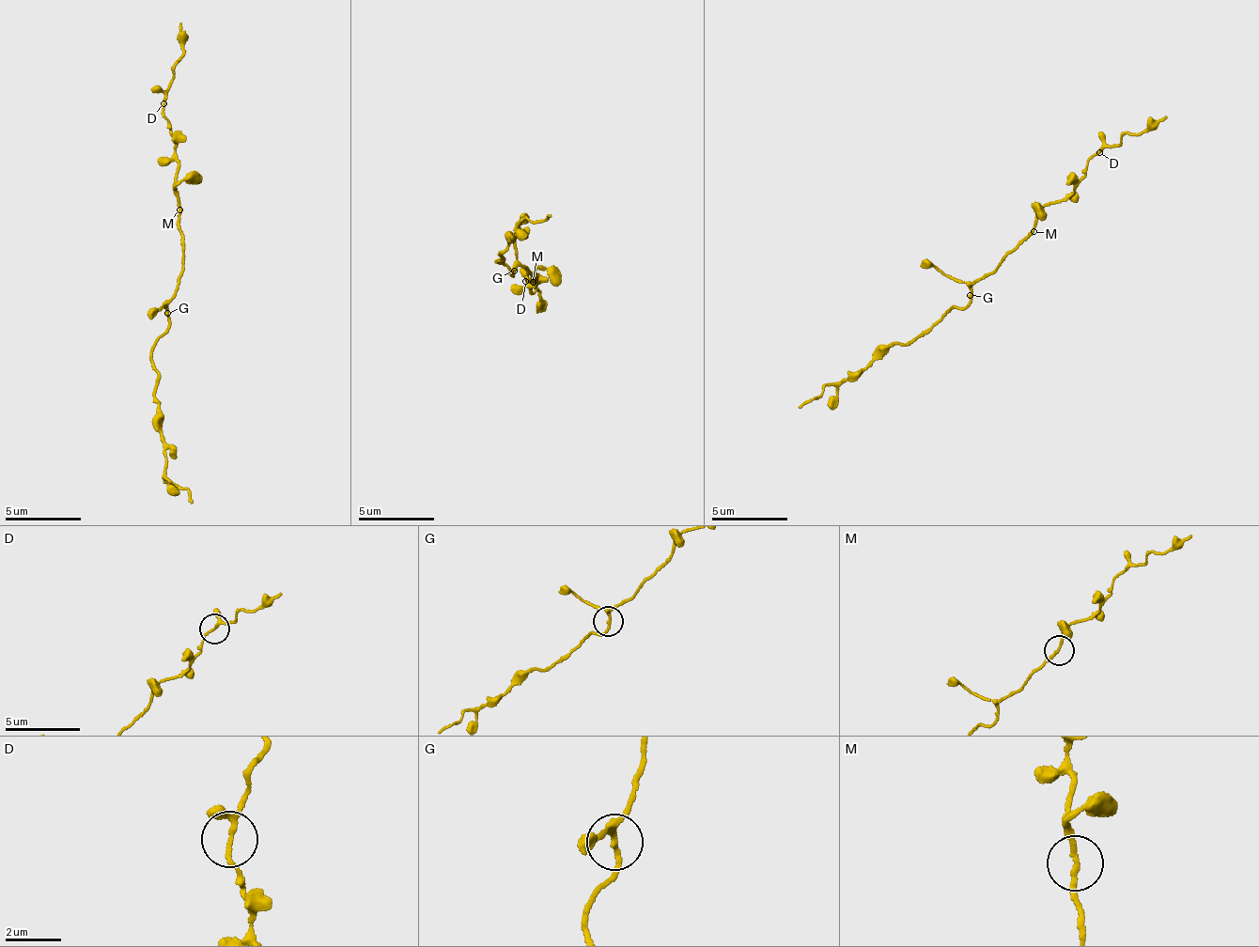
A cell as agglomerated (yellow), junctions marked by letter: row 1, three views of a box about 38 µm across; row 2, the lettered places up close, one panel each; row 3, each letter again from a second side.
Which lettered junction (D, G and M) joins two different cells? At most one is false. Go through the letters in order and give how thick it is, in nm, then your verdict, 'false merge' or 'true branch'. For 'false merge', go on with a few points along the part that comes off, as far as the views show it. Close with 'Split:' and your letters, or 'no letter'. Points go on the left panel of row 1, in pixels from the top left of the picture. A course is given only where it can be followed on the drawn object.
D: calibre 150 nm; true branch
G: calibre 160 nm; true branch
M: calibre 170 nm; true branch
Split: no letter

